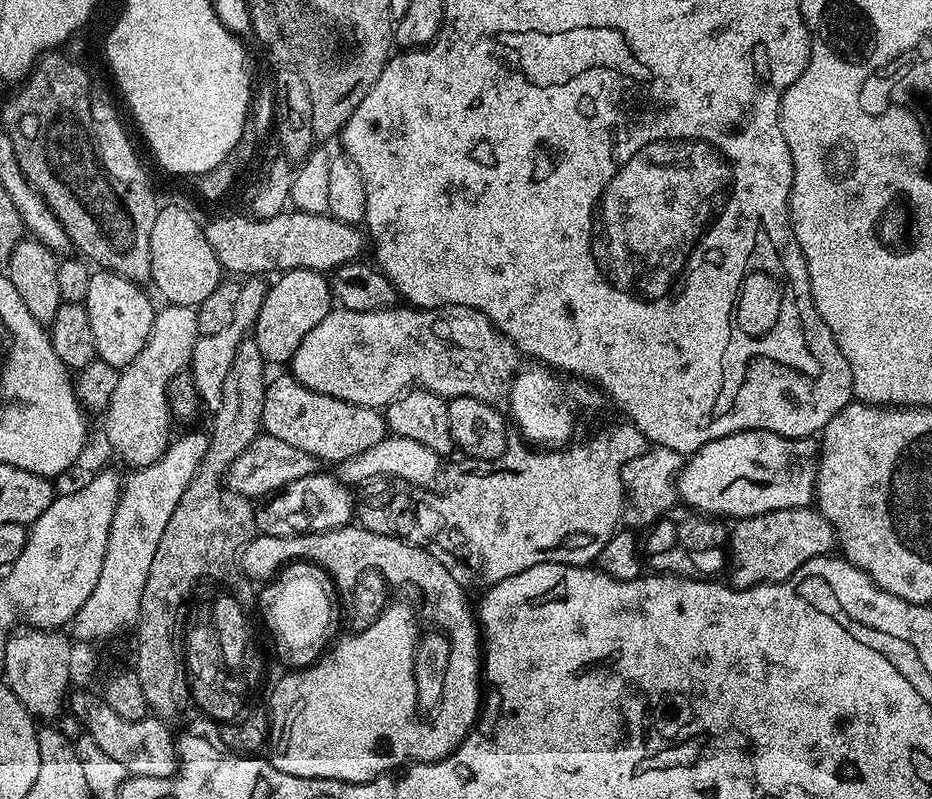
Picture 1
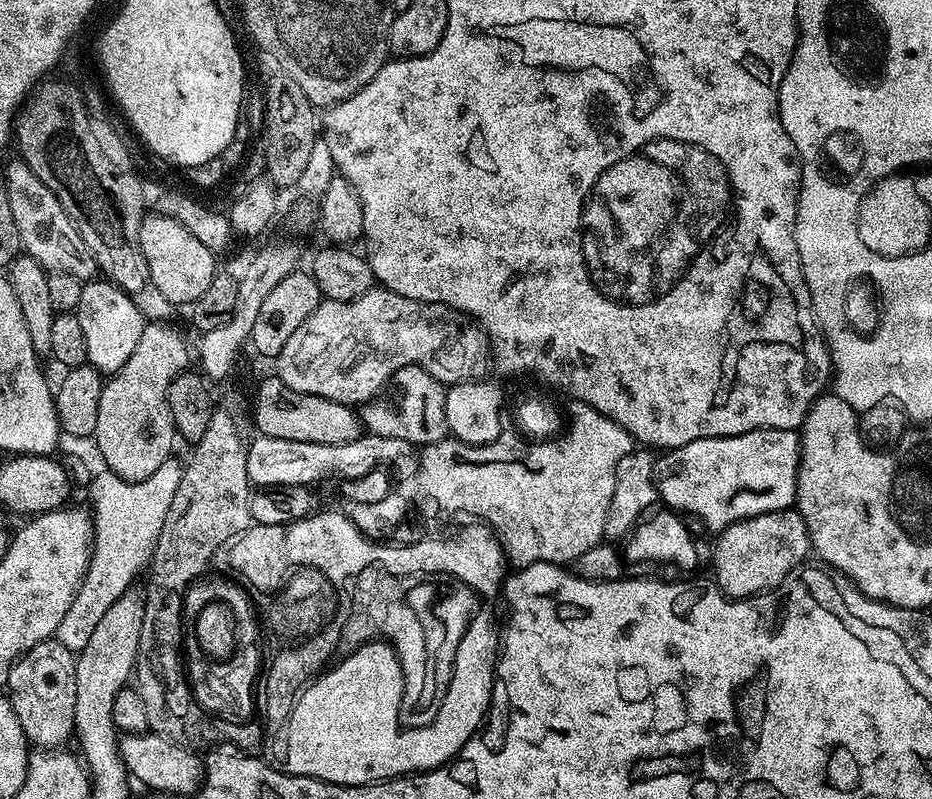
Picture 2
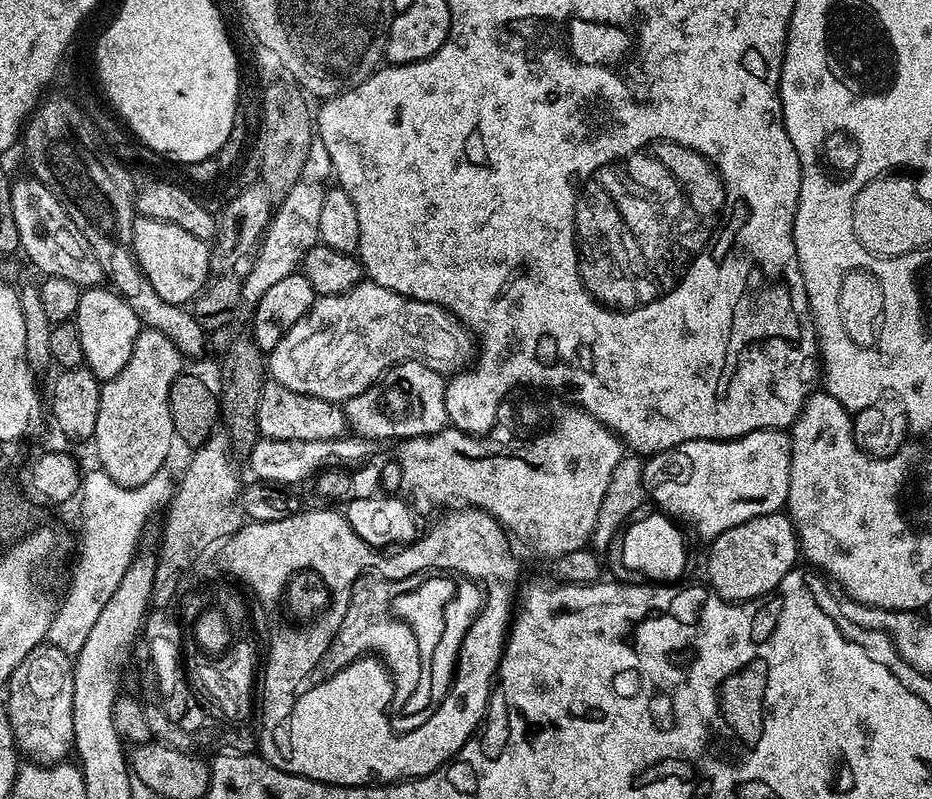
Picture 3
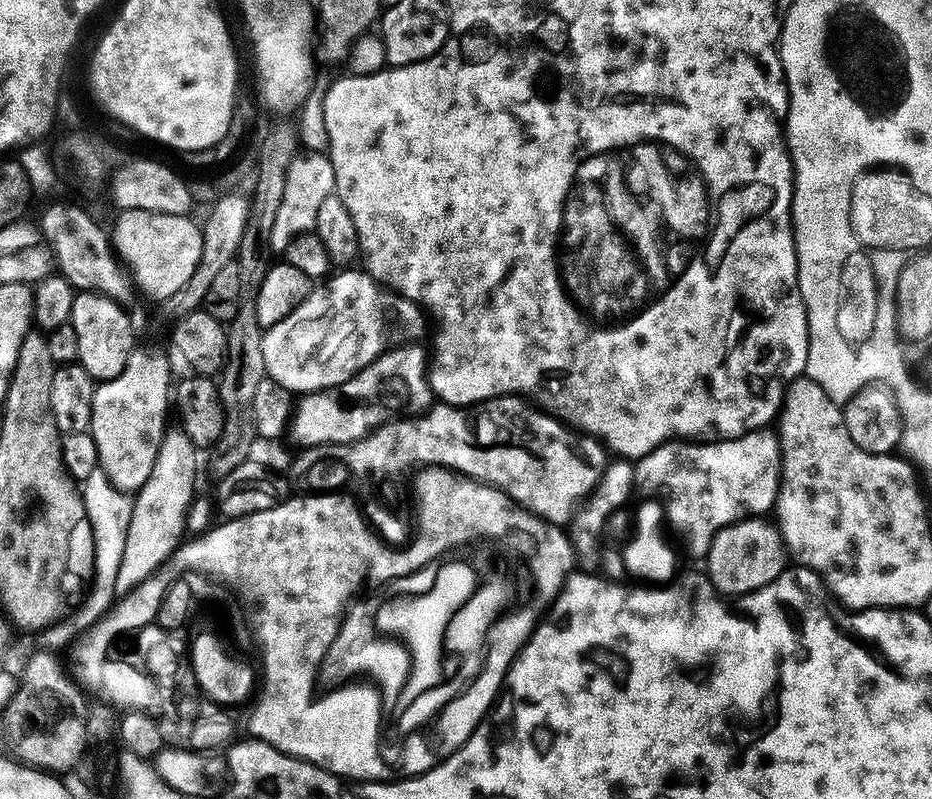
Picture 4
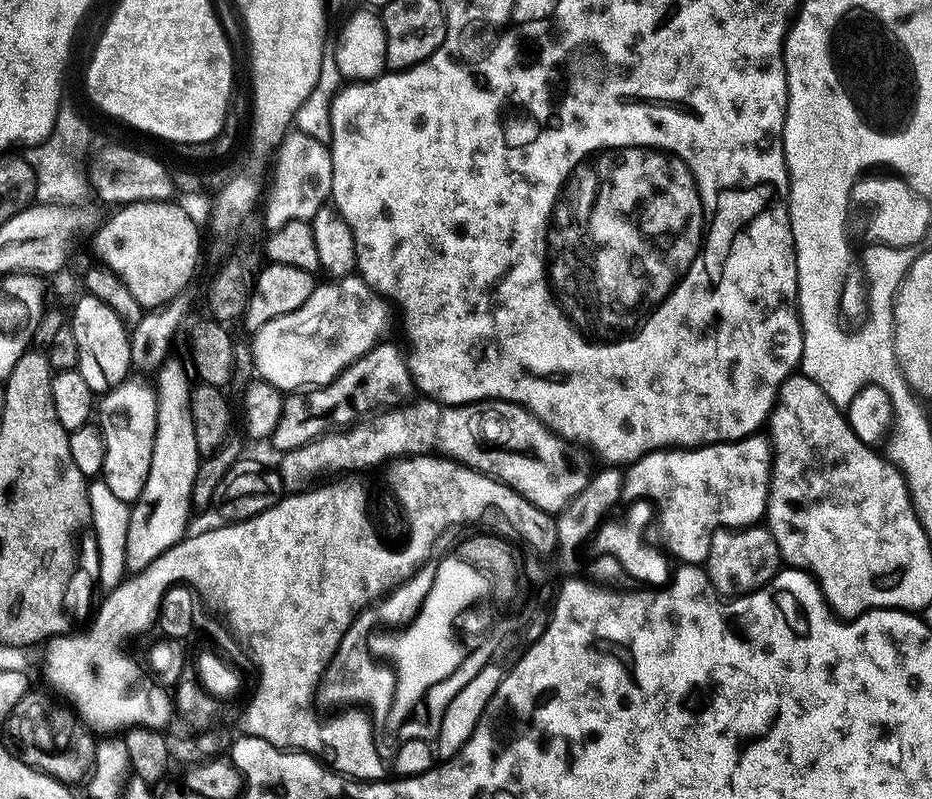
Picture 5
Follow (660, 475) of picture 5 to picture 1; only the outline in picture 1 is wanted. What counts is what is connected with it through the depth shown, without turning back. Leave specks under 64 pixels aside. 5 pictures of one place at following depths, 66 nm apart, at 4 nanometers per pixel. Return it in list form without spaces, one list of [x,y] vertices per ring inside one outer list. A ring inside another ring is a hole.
[[[753,426],[749,432],[722,434],[714,442],[702,446],[683,461],[683,467],[675,478],[676,491],[681,501],[689,504],[689,509],[700,514],[711,514],[716,518],[732,516],[743,518],[757,516],[774,510],[806,508],[813,503],[816,495],[816,465],[818,444],[812,438],[793,438],[788,434],[764,432]]]

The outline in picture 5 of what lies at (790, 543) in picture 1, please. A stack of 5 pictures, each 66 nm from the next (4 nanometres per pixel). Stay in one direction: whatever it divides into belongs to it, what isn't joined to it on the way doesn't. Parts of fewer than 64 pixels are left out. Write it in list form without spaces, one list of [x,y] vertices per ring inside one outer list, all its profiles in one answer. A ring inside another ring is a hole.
[[[767,527],[721,528],[712,533],[706,571],[708,581],[713,584],[721,597],[735,598],[756,592],[764,585],[773,583],[781,568],[778,542],[774,542],[772,533]]]

